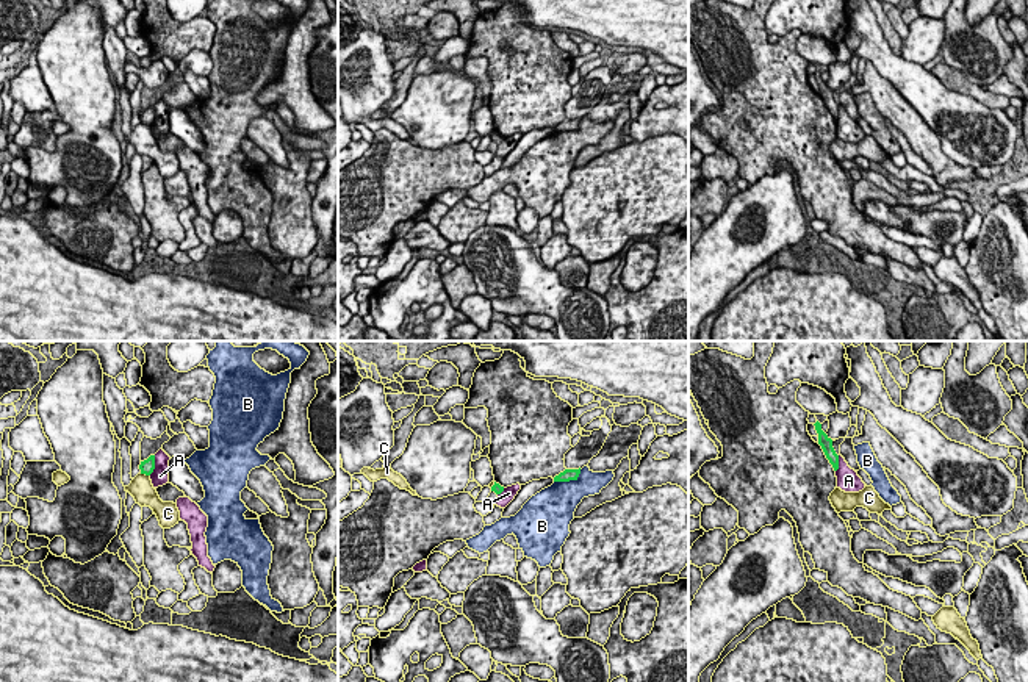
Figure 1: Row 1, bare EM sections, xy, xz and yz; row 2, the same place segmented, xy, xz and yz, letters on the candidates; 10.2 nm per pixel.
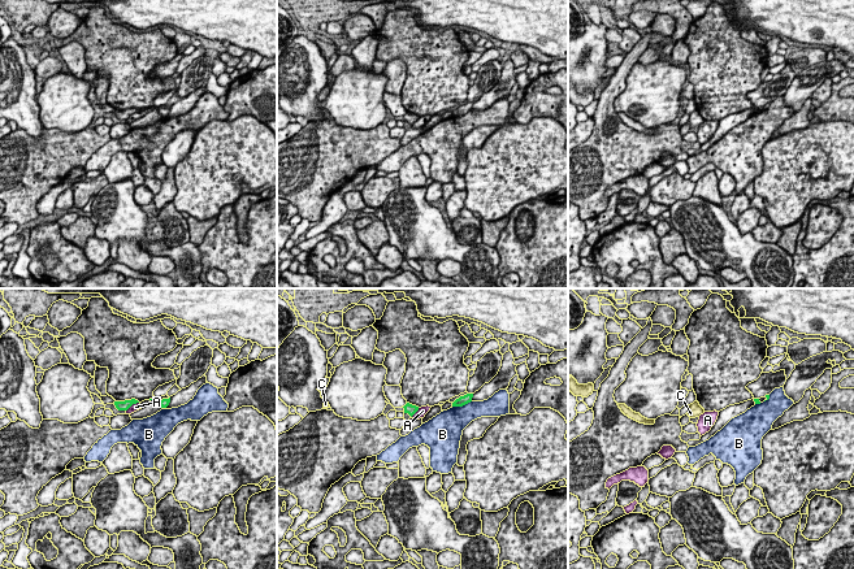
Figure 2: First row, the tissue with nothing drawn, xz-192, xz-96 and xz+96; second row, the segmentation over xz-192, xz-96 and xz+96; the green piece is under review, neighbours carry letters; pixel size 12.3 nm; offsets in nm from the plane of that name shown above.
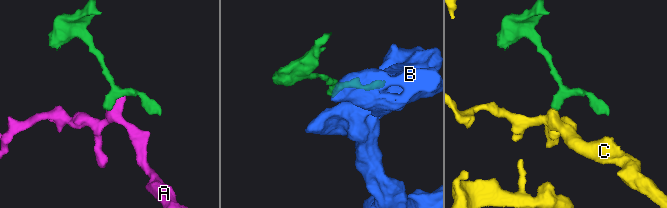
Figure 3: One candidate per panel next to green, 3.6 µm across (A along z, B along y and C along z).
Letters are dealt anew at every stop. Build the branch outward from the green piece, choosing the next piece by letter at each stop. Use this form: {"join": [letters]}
{"join": []}

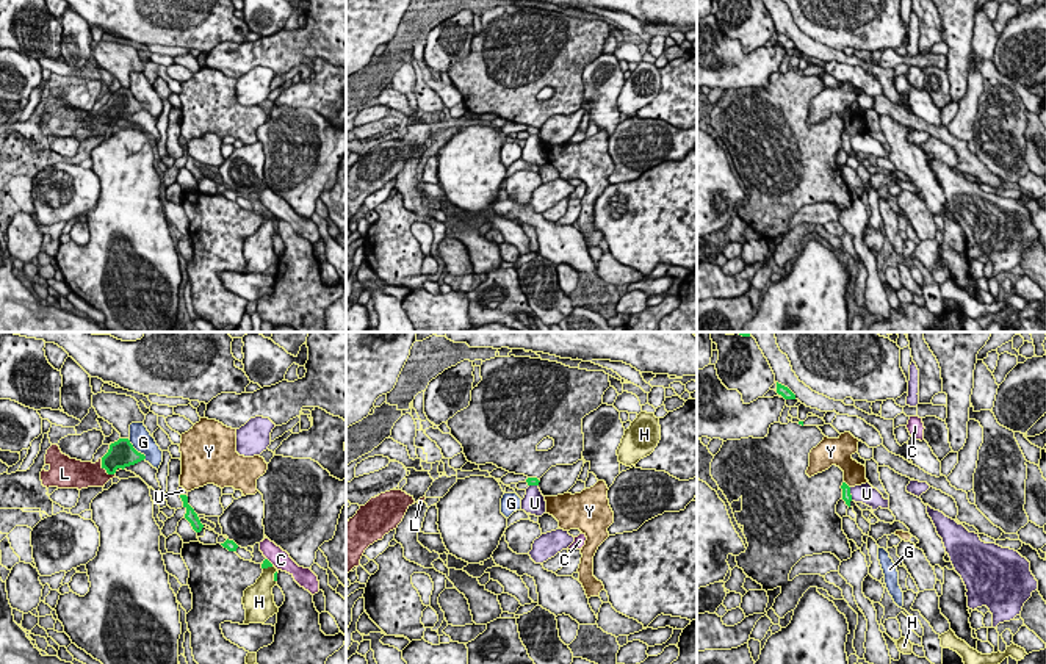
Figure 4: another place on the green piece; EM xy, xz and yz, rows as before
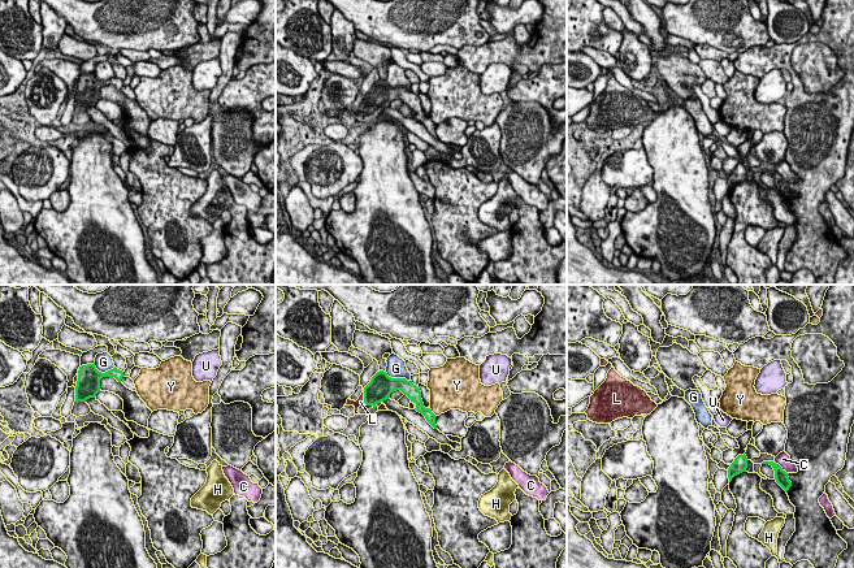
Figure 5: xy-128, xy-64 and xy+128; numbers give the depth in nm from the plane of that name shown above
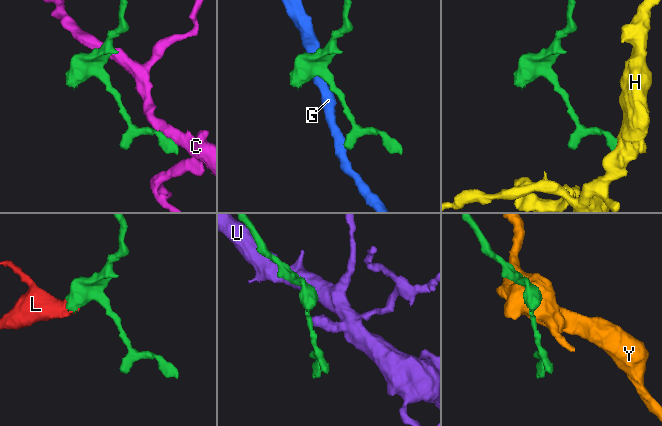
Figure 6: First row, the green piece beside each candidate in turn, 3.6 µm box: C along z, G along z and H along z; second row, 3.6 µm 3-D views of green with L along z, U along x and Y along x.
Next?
{"join": ["L"]}

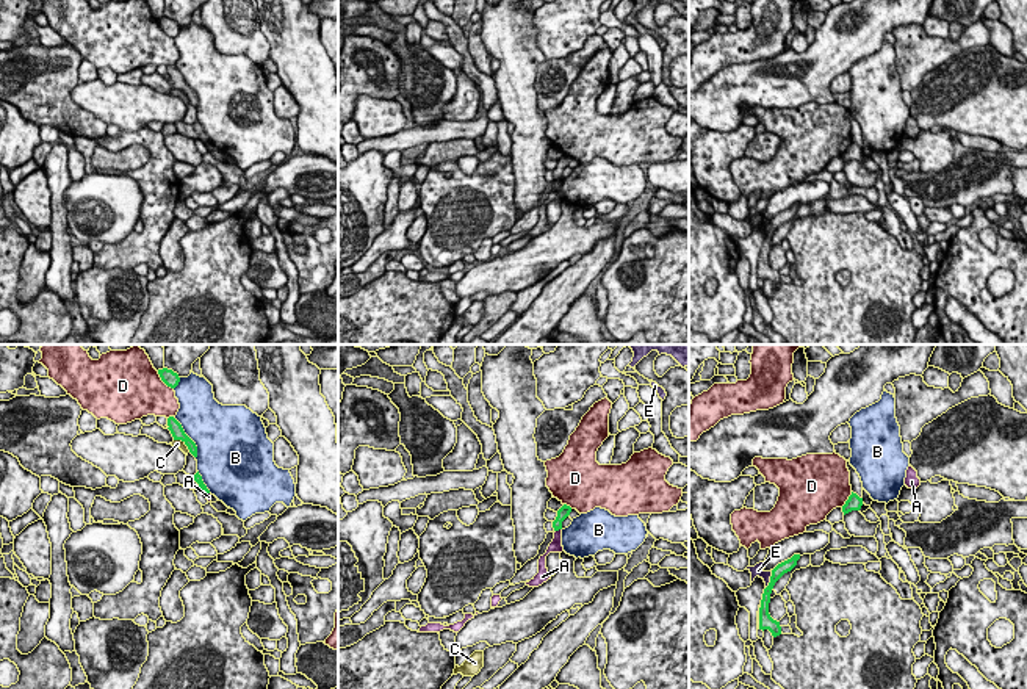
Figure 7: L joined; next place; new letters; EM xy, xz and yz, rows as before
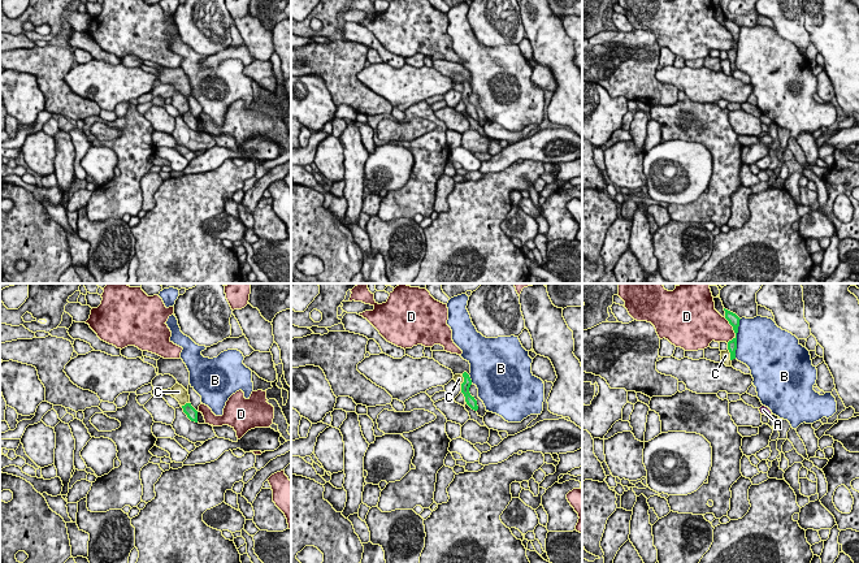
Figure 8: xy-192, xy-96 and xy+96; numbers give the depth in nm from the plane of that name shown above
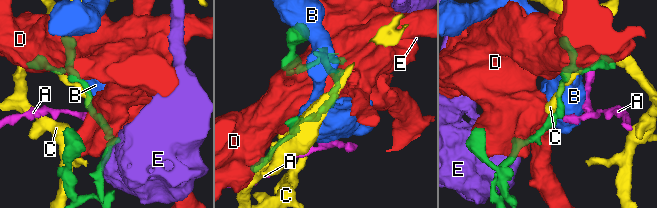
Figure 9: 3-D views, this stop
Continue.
{"join": ["A"]}

